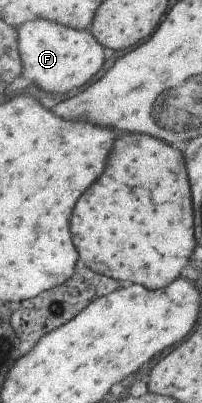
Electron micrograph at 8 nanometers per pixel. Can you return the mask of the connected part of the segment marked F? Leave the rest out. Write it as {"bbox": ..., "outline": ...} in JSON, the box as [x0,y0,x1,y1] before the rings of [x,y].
{"bbox":[16,21,104,95],"outline":[[[30,21],[16,29],[17,52],[21,63],[20,76],[30,79],[42,91],[64,95],[90,83],[104,63],[104,48],[89,30],[75,30],[50,21]]]}

